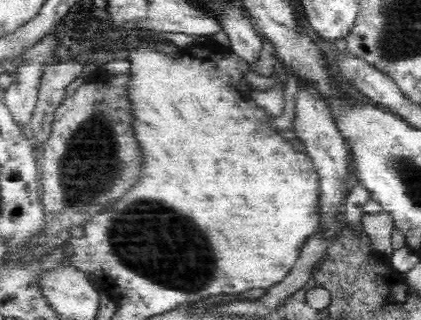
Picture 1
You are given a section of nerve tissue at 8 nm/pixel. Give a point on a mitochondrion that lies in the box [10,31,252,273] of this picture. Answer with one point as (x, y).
(95, 163)

